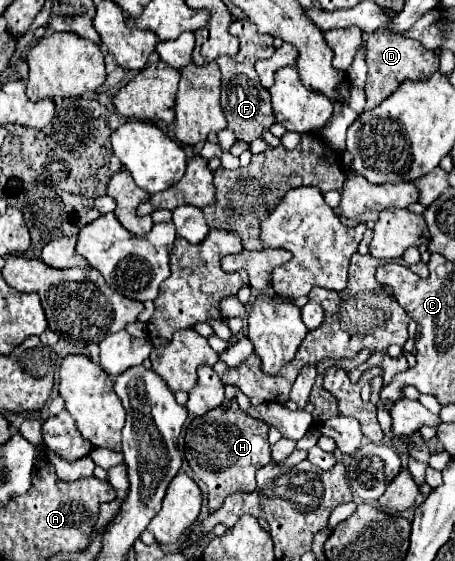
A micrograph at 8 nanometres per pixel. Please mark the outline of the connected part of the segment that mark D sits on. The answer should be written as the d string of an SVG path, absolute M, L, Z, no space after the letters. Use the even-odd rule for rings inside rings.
M376 30L366 36L366 62L368 62L368 80L366 80L366 110L376 108L384 98L388 98L404 80L424 80L438 72L438 56L432 50L426 50L420 42L390 34L388 30Z

